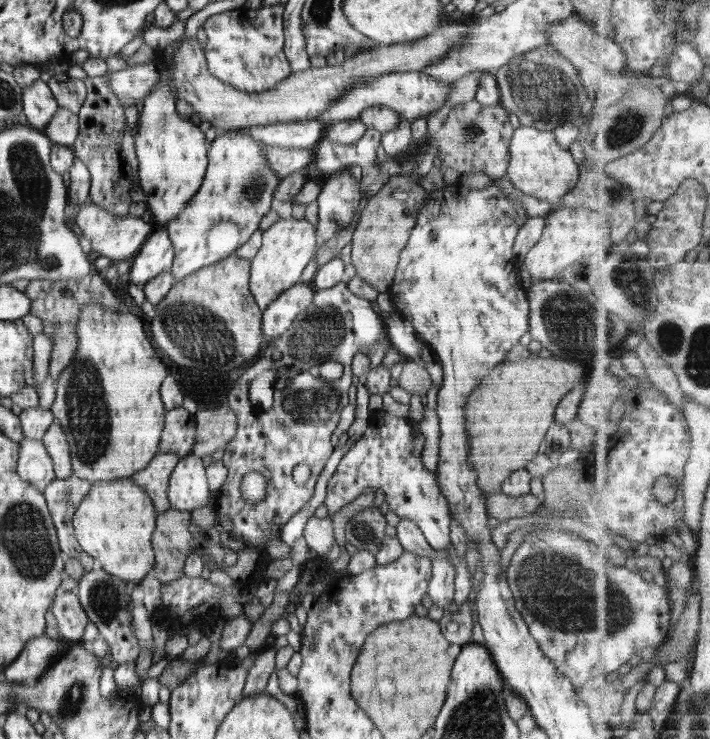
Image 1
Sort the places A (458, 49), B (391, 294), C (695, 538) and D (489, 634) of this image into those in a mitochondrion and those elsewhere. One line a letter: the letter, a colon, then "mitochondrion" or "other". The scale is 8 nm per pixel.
A: other
B: other
C: other
D: other

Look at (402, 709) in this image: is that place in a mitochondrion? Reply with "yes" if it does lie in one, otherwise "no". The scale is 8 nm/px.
no

